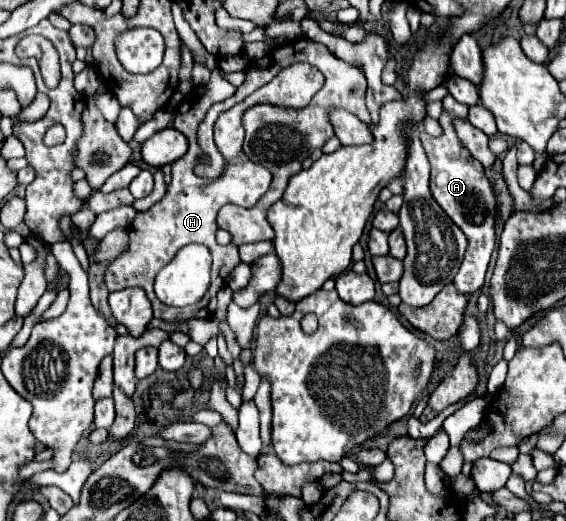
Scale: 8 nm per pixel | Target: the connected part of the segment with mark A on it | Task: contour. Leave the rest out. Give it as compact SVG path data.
M451 95L443 99L443 113L439 117L443 133L441 137L425 137L421 135L423 149L431 163L431 193L439 207L449 215L449 219L465 233L469 245L467 255L461 263L461 269L455 277L455 287L463 295L471 295L483 287L487 265L491 259L491 251L495 247L495 221L497 221L497 207L495 195L491 191L489 179L485 175L485 167L471 157L471 153L459 143L455 129L451 125L453 117L467 117L467 105L457 103Z

